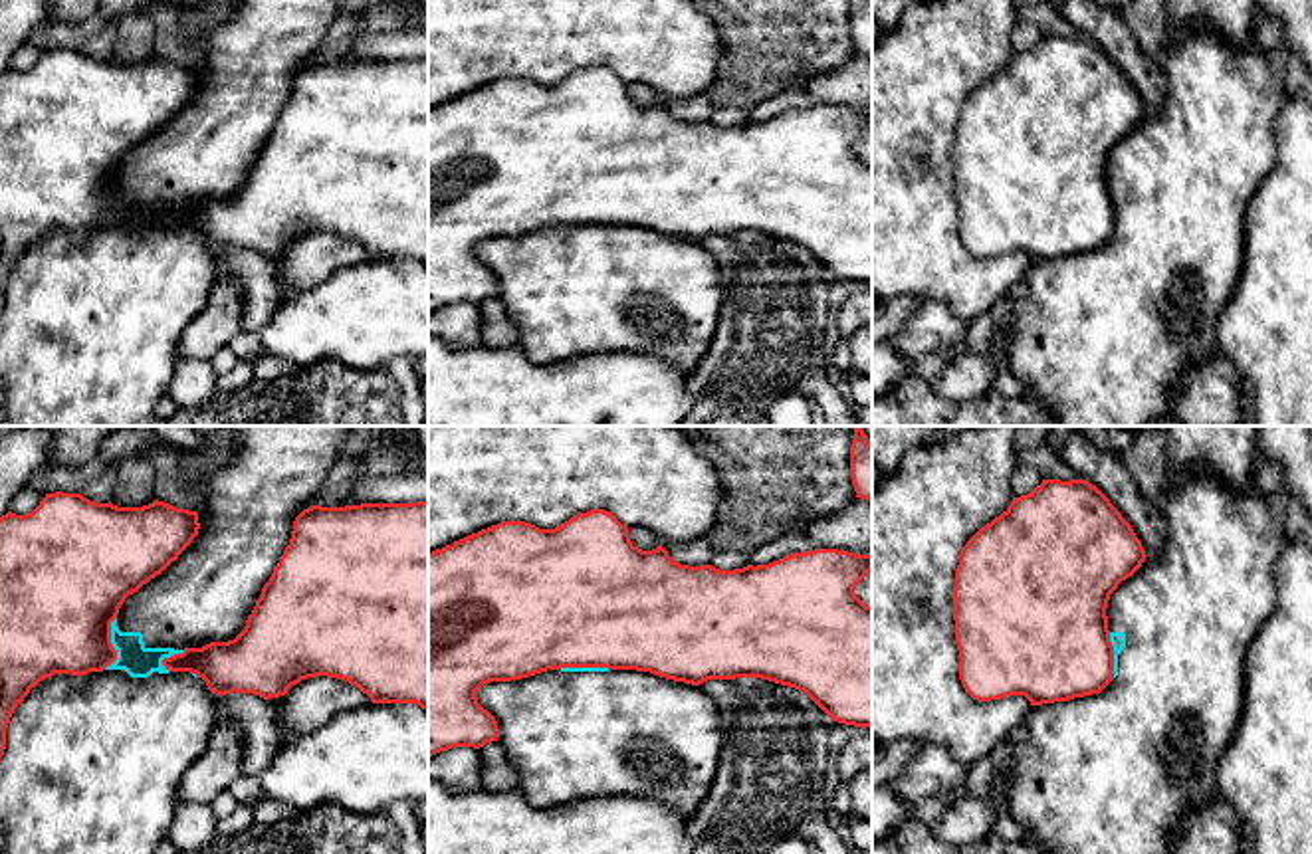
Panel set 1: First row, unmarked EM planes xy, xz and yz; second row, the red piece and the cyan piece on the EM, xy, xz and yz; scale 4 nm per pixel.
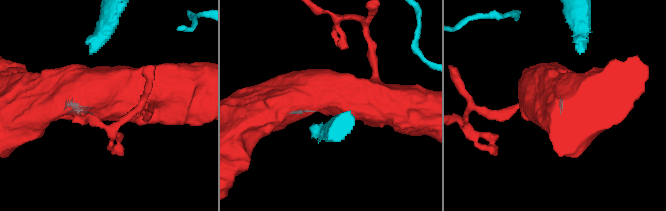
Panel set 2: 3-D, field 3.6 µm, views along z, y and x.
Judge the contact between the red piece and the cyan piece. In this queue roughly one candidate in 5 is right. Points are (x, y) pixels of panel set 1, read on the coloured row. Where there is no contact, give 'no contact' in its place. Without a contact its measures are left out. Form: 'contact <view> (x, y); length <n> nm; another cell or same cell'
contact xy (111, 644); length 220 nm; another cell

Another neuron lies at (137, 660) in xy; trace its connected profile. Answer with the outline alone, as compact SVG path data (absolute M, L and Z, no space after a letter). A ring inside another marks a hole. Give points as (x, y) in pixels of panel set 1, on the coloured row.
M240 426L228 466L198 483L198 535L161 575L129 594L111 622L117 660L85 676L54 674L14 709L0 757L0 854L157 854L168 834L186 769L206 751L220 719L220 695L190 672L170 672L164 658L186 648L234 640L246 626L285 547L295 517L315 505L351 426Z

